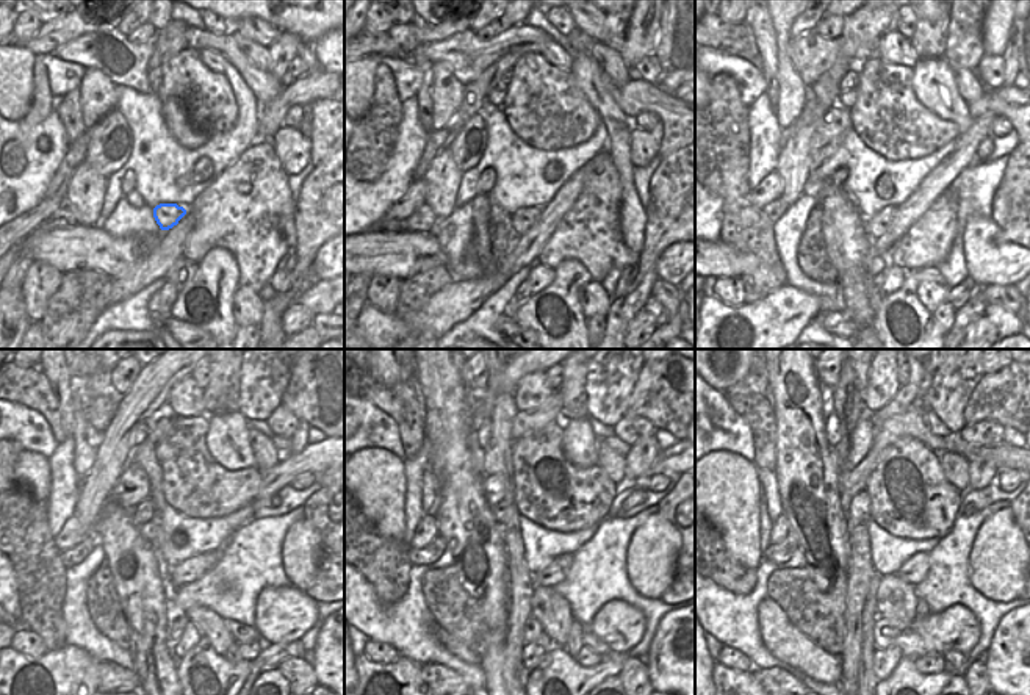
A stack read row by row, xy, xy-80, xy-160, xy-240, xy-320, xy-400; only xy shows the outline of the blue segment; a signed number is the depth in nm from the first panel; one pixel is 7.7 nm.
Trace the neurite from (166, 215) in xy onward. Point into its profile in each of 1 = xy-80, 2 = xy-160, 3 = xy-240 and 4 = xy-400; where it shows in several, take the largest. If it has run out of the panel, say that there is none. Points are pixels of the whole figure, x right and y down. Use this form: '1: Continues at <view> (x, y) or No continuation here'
1: Continues at xy-80 (525, 218)
2: Continues at xy-160 (877, 224)
3: Continues at xy-240 (193, 568)
4: Continues at xy-400 (914, 570).

